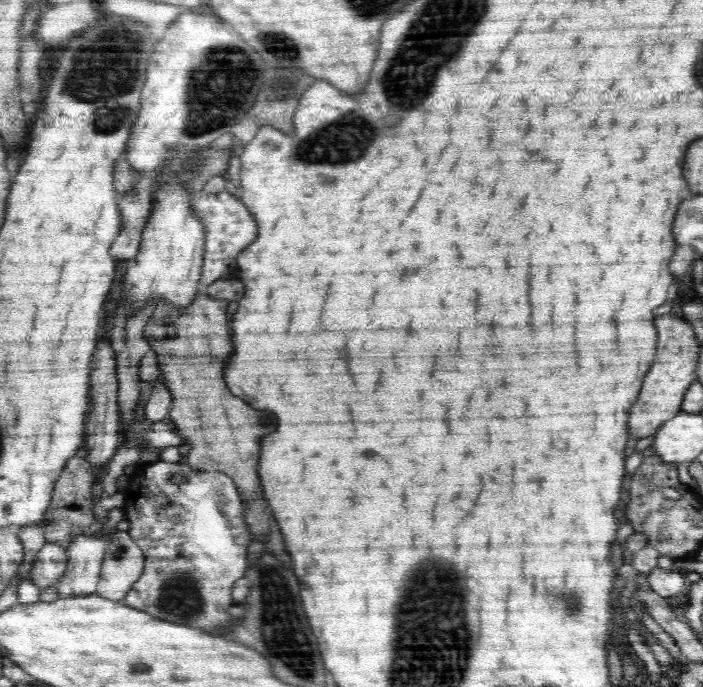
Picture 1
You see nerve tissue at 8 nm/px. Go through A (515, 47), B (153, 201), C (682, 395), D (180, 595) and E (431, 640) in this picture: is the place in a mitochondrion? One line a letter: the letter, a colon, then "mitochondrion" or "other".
A: other
B: other
C: other
D: mitochondrion
E: mitochondrion

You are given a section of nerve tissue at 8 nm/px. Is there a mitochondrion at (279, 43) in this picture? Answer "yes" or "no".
yes

